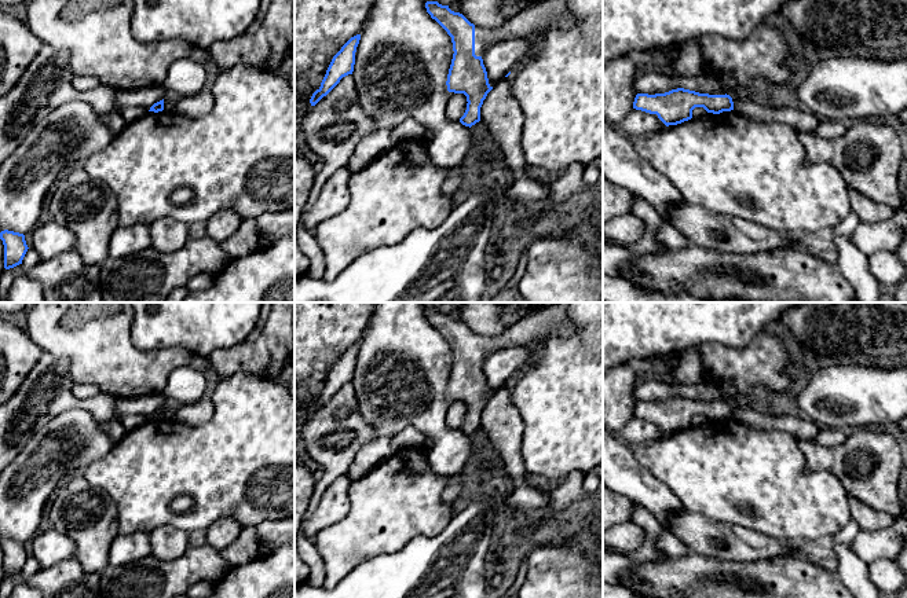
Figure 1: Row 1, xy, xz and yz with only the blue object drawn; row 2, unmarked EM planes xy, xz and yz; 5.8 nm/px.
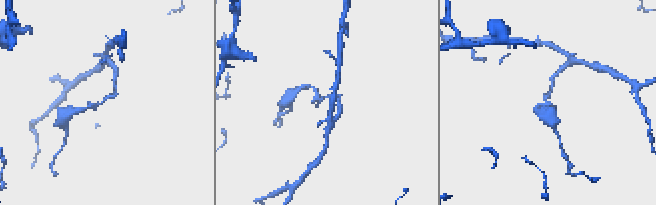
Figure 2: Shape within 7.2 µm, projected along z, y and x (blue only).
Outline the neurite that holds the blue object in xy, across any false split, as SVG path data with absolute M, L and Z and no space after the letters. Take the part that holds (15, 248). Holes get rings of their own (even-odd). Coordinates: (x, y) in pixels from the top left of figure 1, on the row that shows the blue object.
M4 230L0 232L0 239L4 245L4 268L10 269L22 264L22 260L29 249L25 235Z

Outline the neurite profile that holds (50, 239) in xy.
M54 220L32 230L32 247L43 261L51 260L74 247L74 234Z

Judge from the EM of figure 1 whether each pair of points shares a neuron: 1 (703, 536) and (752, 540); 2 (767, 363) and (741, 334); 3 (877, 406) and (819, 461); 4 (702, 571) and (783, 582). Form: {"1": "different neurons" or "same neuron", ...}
{"1": "same neuron", "2": "different neurons", "3": "different neurons", "4": "same neuron"}

